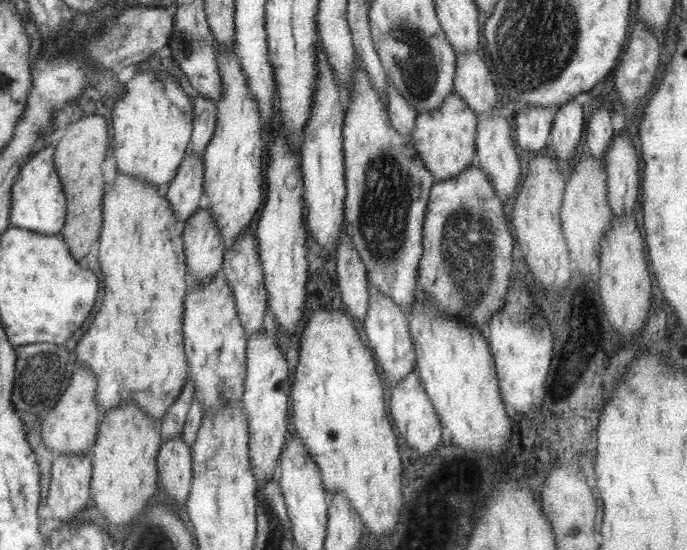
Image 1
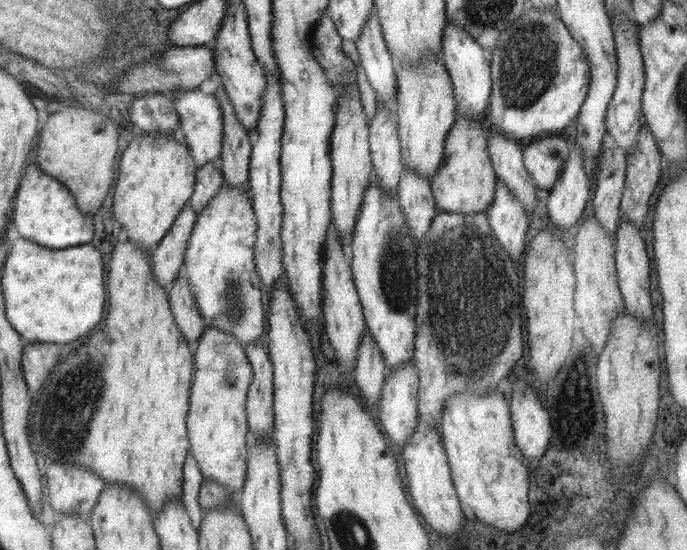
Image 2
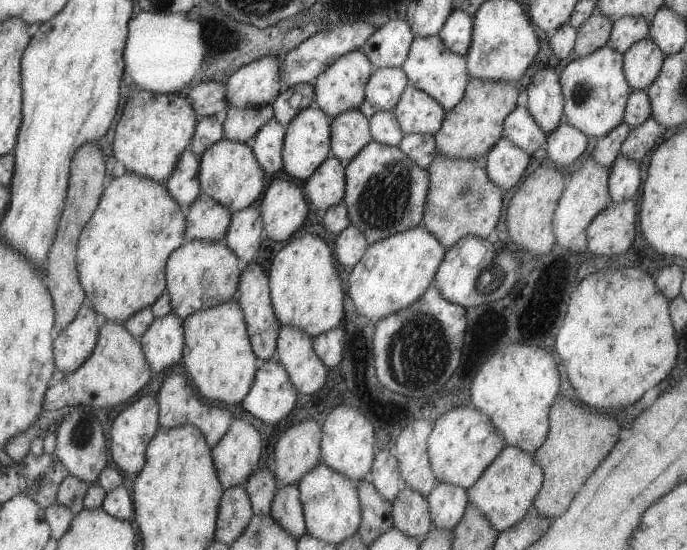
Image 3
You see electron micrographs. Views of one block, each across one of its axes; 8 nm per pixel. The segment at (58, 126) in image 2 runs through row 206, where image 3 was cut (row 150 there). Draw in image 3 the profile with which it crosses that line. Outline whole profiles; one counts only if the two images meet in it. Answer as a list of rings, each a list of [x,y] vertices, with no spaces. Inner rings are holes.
[[[85,144],[85,146],[78,148],[70,162],[66,199],[56,234],[46,254],[46,266],[43,270],[44,282],[52,298],[54,308],[53,330],[57,332],[63,330],[75,318],[77,310],[85,298],[84,290],[79,282],[75,251],[81,229],[91,218],[104,189],[105,165],[103,162],[101,152],[95,144]]]

